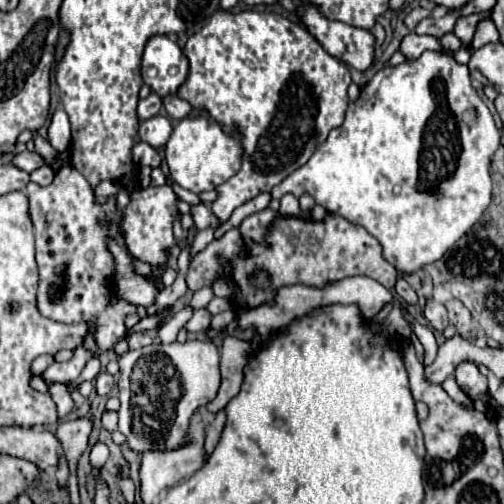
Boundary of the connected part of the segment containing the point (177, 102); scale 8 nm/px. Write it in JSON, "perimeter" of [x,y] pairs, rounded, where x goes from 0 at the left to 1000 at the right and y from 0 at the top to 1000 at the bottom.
{"perimeter":[[[327,190],[323,194],[323,210],[327,210],[327,218],[331,218],[331,226],[339,230],[339,234],[347,234],[347,238],[359,238],[359,234],[367,234],[367,230],[375,230],[375,222],[379,222],[379,206],[375,202],[367,202],[367,198],[359,198],[355,190]]]}

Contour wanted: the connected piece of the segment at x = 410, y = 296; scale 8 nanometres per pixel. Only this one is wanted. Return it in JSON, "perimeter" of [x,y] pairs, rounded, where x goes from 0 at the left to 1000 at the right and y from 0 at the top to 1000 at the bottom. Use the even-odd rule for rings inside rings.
{"perimeter":[[[792,552],[784,563],[784,583],[796,587],[808,603],[827,603],[827,579],[808,563],[808,556]]]}

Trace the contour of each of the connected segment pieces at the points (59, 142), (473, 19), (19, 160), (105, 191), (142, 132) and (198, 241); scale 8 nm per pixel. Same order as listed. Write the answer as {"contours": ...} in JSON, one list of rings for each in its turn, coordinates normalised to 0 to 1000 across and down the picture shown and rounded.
{"contours":[[[[113,218],[105,226],[101,250],[97,250],[97,286],[109,298],[133,298],[141,286],[141,254],[137,254],[137,234],[129,218]]],[[[954,24],[954,28],[935,28],[935,32],[923,32],[923,36],[911,36],[907,48],[903,48],[903,71],[919,83],[919,87],[935,87],[938,79],[938,67],[942,67],[942,52],[950,40],[966,36],[970,24]]],[[[42,302],[42,306],[30,306],[26,325],[46,333],[50,341],[65,341],[65,337],[89,329],[89,317],[73,302]]],[[[200,361],[192,373],[188,373],[188,389],[192,389],[192,401],[208,401],[212,397],[212,389],[224,389],[224,385],[232,385],[232,377],[236,377],[236,369],[232,369],[232,361]]],[[[304,230],[276,246],[276,274],[284,282],[292,282],[296,290],[304,290],[312,302],[319,302],[339,270],[339,258],[343,258],[343,250],[339,250],[335,234]]],[[[411,452],[411,456],[399,456],[399,460],[391,460],[391,468],[383,472],[383,480],[379,480],[379,488],[375,488],[375,508],[383,512],[391,500],[399,500],[419,476],[423,476],[423,452]]]]}

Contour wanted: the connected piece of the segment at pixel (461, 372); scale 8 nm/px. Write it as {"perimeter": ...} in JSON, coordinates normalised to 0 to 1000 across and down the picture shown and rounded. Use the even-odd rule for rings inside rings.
{"perimeter":[[[915,718],[903,734],[903,750],[907,750],[907,762],[915,766],[915,774],[935,786],[938,794],[950,794],[950,790],[966,790],[966,750],[946,734],[946,726],[938,718]]]}

